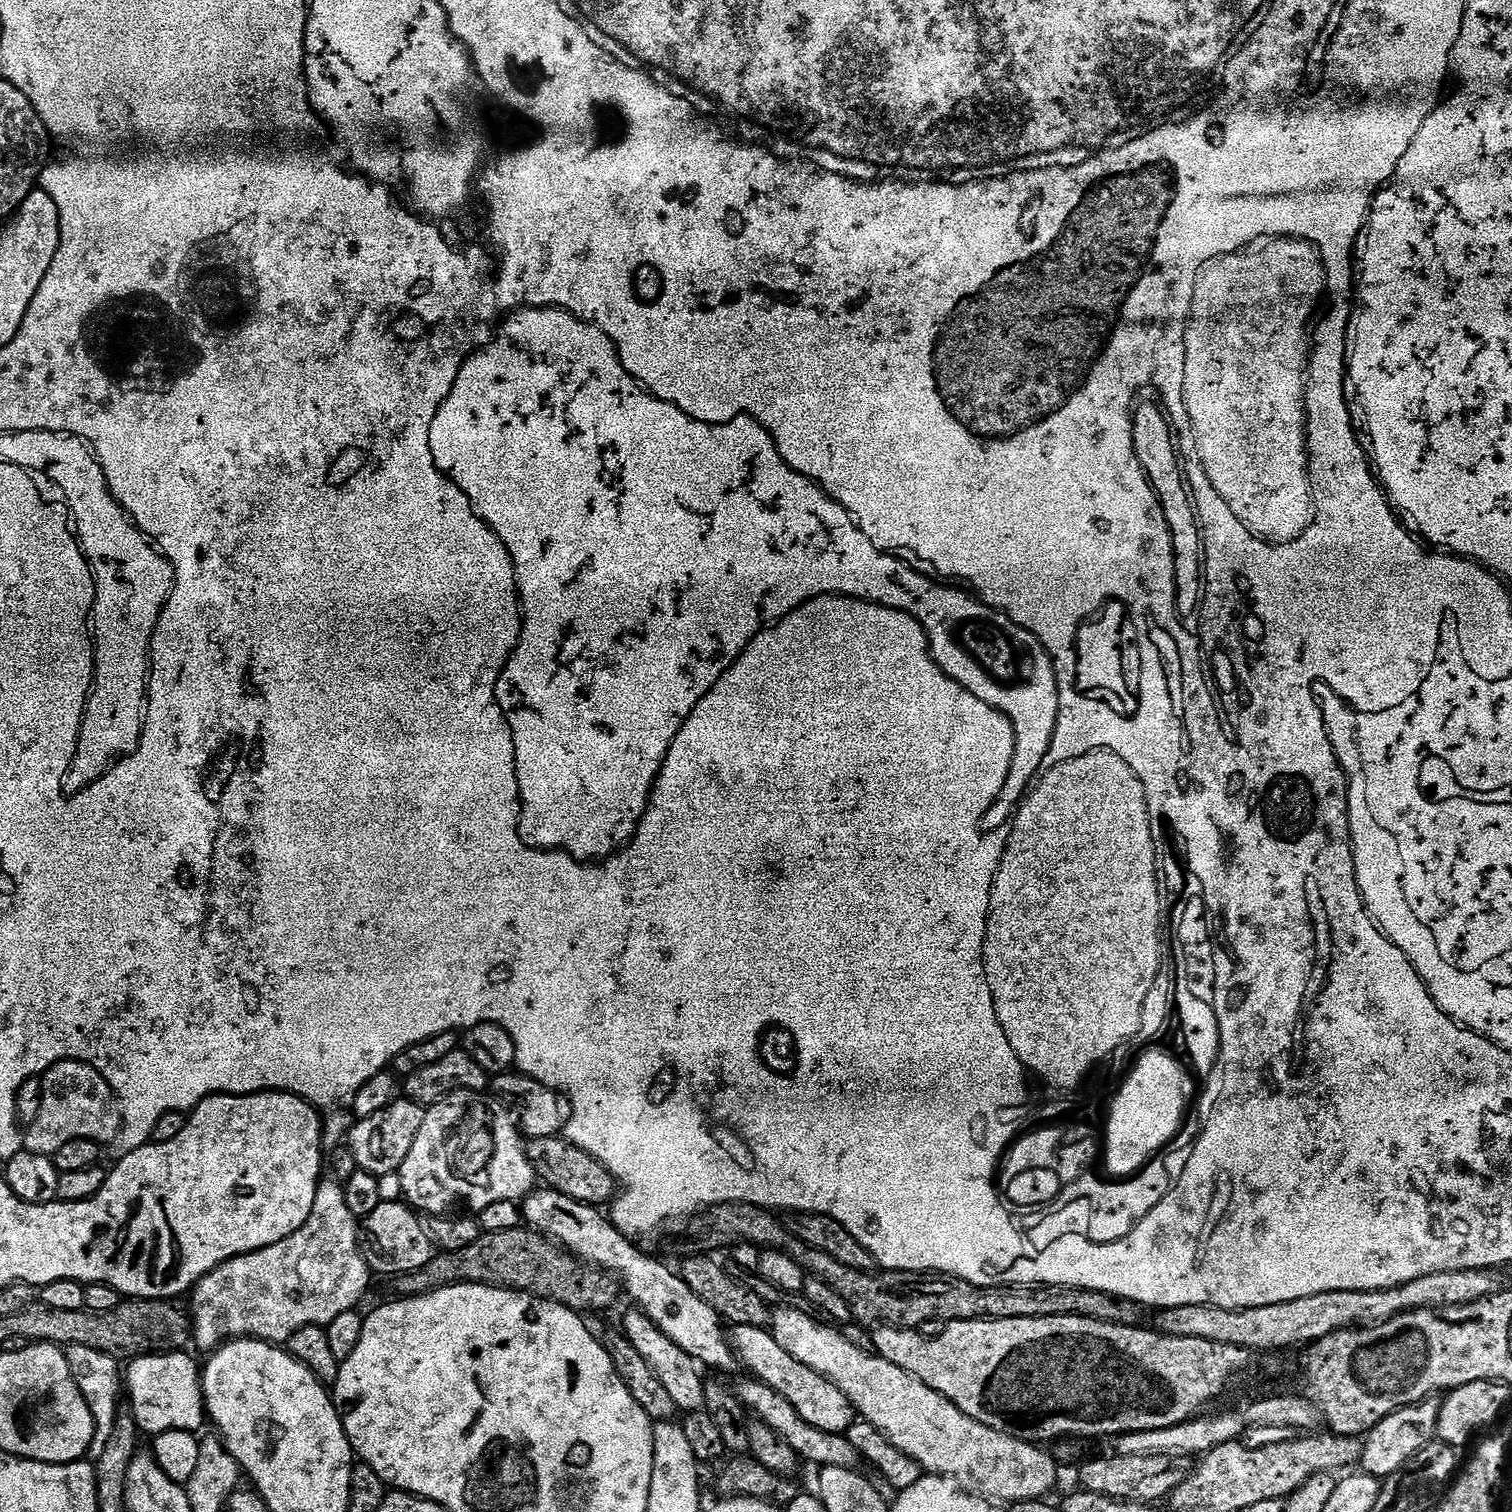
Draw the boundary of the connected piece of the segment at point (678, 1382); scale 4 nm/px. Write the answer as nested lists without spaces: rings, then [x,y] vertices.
[[[639,1310],[631,1311],[624,1316],[623,1335],[632,1343],[634,1350],[638,1350],[638,1354],[642,1354],[642,1358],[646,1358],[646,1366],[650,1366],[650,1370],[654,1370],[658,1382],[662,1382],[662,1386],[666,1386],[670,1399],[677,1410],[684,1414],[701,1411],[706,1398],[704,1389],[706,1376],[700,1373],[701,1365],[668,1338],[646,1313]]]

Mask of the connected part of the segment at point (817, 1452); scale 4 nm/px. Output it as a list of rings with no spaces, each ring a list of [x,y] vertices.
[[[747,1379],[734,1384],[736,1396],[757,1421],[764,1423],[778,1438],[788,1443],[796,1451],[801,1461],[809,1460],[810,1463],[820,1468],[838,1466],[856,1470],[861,1467],[859,1465],[862,1464],[860,1452],[854,1446],[848,1448],[850,1442],[847,1441],[844,1434],[830,1434],[826,1430],[818,1430],[818,1426],[810,1426],[810,1422],[806,1422],[806,1418],[802,1418],[802,1414],[798,1414],[798,1410],[794,1410],[794,1406],[790,1406],[790,1402],[782,1398],[782,1394],[778,1394],[778,1390],[766,1386],[761,1380]]]

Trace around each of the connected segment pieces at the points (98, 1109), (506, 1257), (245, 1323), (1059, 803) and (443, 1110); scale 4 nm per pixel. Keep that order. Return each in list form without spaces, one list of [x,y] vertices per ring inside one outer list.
[[[63,1060],[43,1073],[38,1118],[27,1125],[25,1132],[28,1133],[25,1136],[23,1133],[22,1144],[27,1151],[51,1157],[55,1157],[66,1142],[78,1138],[115,1141],[120,1135],[120,1101],[94,1066],[81,1060]]]
[[[527,1226],[501,1232],[484,1232],[470,1246],[457,1252],[440,1252],[417,1272],[406,1272],[395,1277],[396,1293],[400,1298],[425,1296],[439,1288],[455,1284],[492,1284],[496,1288],[515,1288],[553,1300],[581,1314],[604,1312],[616,1304],[616,1295],[622,1288],[617,1277],[594,1264],[585,1264],[567,1248],[556,1243],[542,1232]]]
[[[325,1179],[317,1187],[310,1218],[306,1218],[299,1230],[282,1242],[274,1242],[274,1246],[230,1258],[199,1280],[190,1293],[194,1344],[196,1340],[198,1347],[215,1350],[229,1340],[251,1338],[280,1346],[306,1326],[326,1326],[334,1322],[338,1314],[353,1311],[356,1303],[368,1292],[368,1264],[360,1253],[362,1232],[356,1229],[356,1224],[358,1217],[352,1213],[350,1206],[346,1206],[343,1187],[335,1179]]]
[[[1103,750],[1087,752],[1073,760],[1049,767],[1035,781],[1031,791],[1019,801],[1015,812],[1012,837],[1007,837],[1000,872],[992,887],[988,907],[988,933],[984,939],[986,991],[994,998],[992,1009],[996,1012],[1002,1030],[1007,1030],[1011,1036],[1011,1043],[1015,1045],[1020,1059],[1031,1064],[1041,1078],[1058,1084],[1072,1084],[1079,1080],[1087,1060],[1099,1058],[1116,1043],[1114,1032],[1122,1034],[1145,1023],[1144,1003],[1160,972],[1160,884],[1156,881],[1158,857],[1152,837],[1154,817],[1148,813],[1144,787],[1134,770],[1130,770],[1128,763],[1118,754]]]
[[[450,1092],[446,1098],[442,1098],[425,1111],[422,1122],[424,1132],[418,1130],[420,1140],[414,1138],[414,1146],[410,1146],[410,1154],[406,1154],[406,1162],[402,1162],[400,1167],[398,1179],[400,1179],[400,1188],[404,1191],[403,1199],[421,1213],[444,1214],[449,1211],[448,1200],[452,1200],[452,1192],[440,1192],[440,1172],[444,1172],[444,1168],[440,1168],[440,1164],[444,1164],[444,1136],[448,1136],[448,1128],[452,1128],[452,1124],[456,1124],[456,1116],[460,1116],[460,1112],[464,1112],[464,1100],[472,1100],[472,1096],[458,1096],[455,1092]]]

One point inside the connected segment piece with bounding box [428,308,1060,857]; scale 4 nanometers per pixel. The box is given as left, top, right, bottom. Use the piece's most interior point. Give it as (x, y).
(650, 549)

